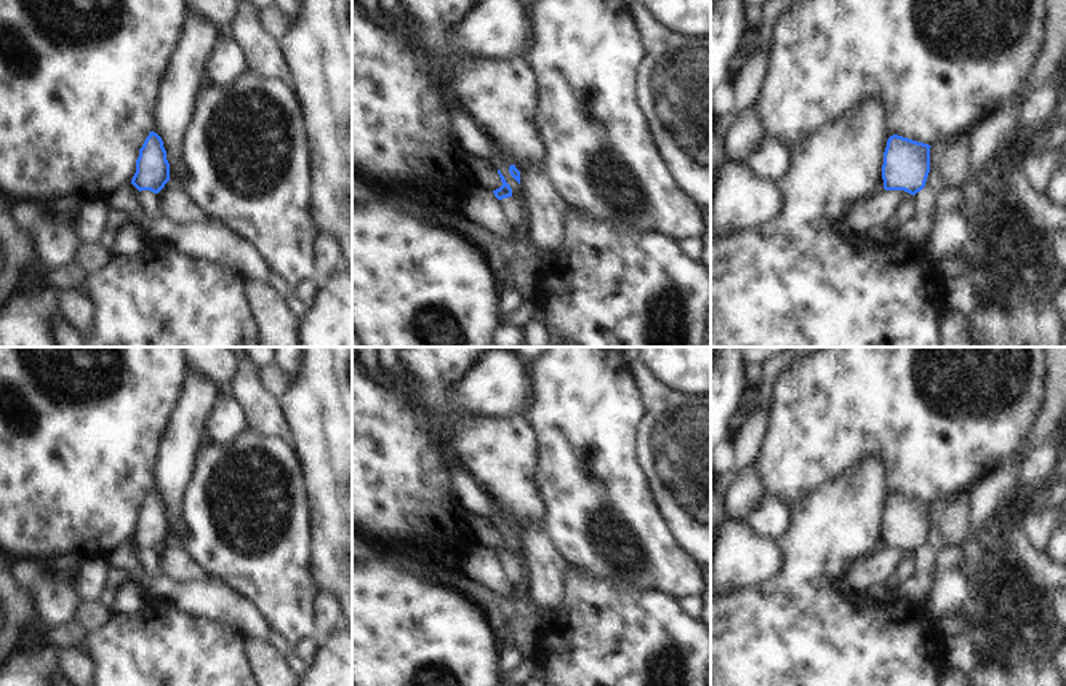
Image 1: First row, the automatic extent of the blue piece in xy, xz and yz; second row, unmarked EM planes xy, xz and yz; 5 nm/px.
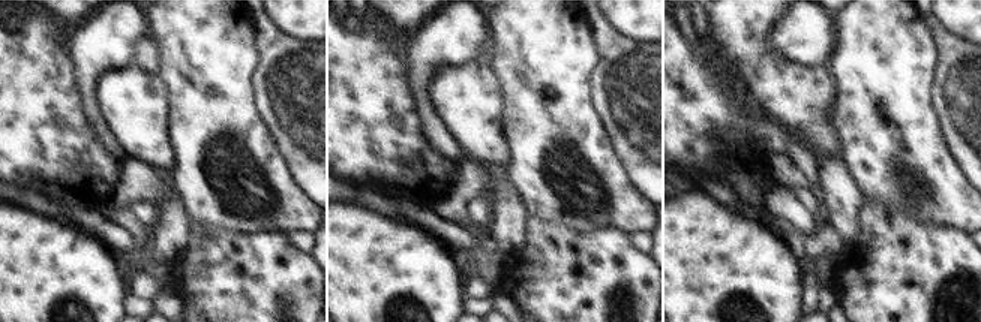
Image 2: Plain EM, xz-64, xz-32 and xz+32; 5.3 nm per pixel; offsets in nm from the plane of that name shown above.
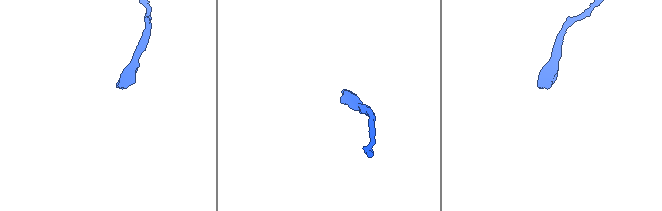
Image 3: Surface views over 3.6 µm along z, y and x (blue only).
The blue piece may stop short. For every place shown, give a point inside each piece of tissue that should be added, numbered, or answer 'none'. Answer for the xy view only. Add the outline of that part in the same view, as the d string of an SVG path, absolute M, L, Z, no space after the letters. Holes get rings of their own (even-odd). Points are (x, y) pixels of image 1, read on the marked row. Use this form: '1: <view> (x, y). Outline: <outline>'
none.

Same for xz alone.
1: xz (480, 207). Outline: M475 187L459 200L458 213L469 222L483 227L493 235L511 241L519 232L506 221L501 200L487 187Z

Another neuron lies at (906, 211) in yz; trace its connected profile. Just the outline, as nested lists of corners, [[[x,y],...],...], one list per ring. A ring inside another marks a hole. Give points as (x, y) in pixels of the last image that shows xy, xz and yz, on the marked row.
[[[908,193],[906,200],[900,205],[900,208],[896,211],[896,217],[900,219],[900,224],[911,222],[912,219],[917,217],[914,195]]]

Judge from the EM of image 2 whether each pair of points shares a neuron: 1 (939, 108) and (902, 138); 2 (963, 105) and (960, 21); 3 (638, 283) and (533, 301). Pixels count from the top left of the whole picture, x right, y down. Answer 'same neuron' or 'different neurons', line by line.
1: different neurons
2: different neurons
3: same neuron

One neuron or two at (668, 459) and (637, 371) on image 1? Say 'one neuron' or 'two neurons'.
one neuron

